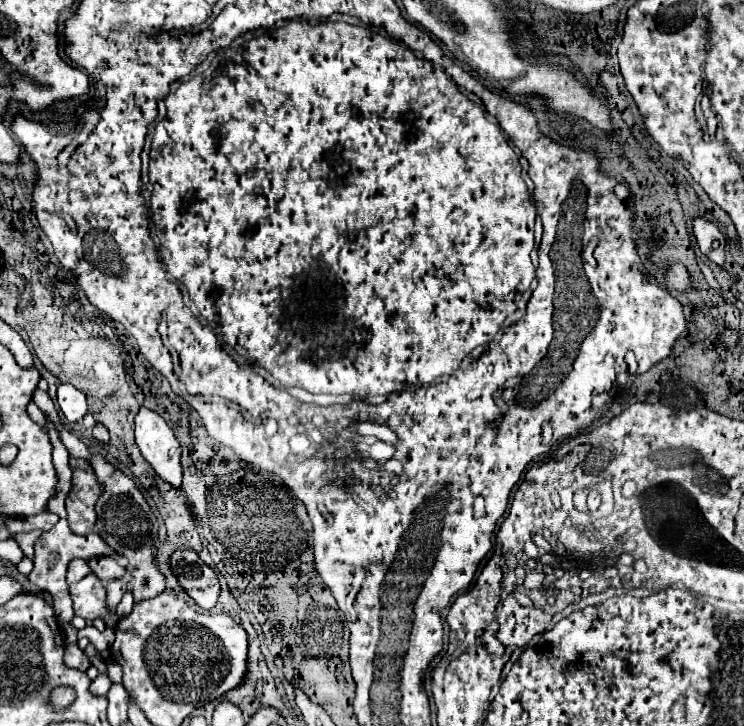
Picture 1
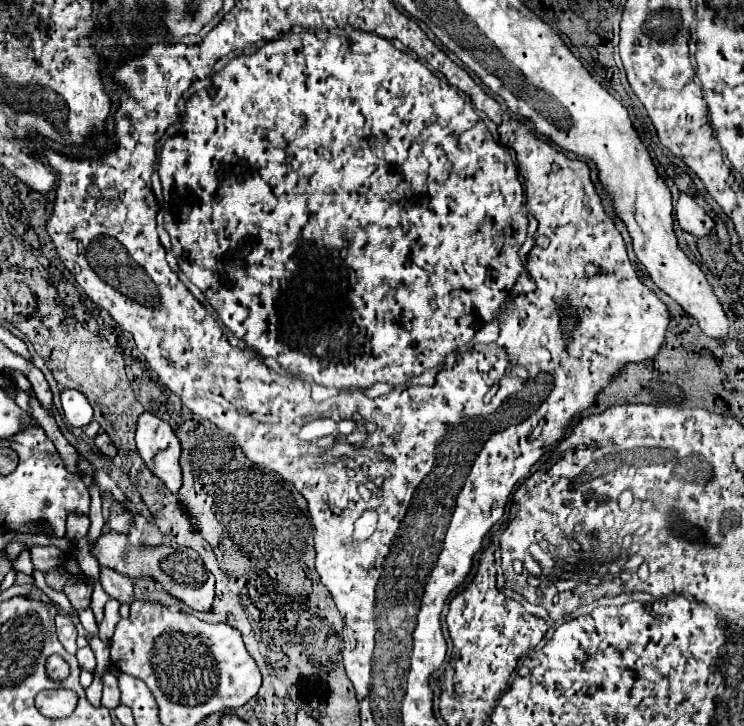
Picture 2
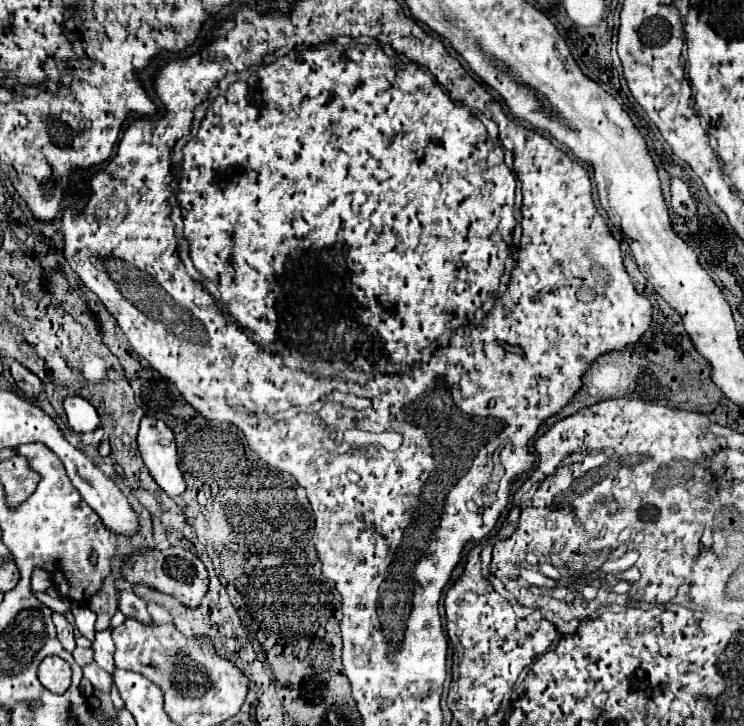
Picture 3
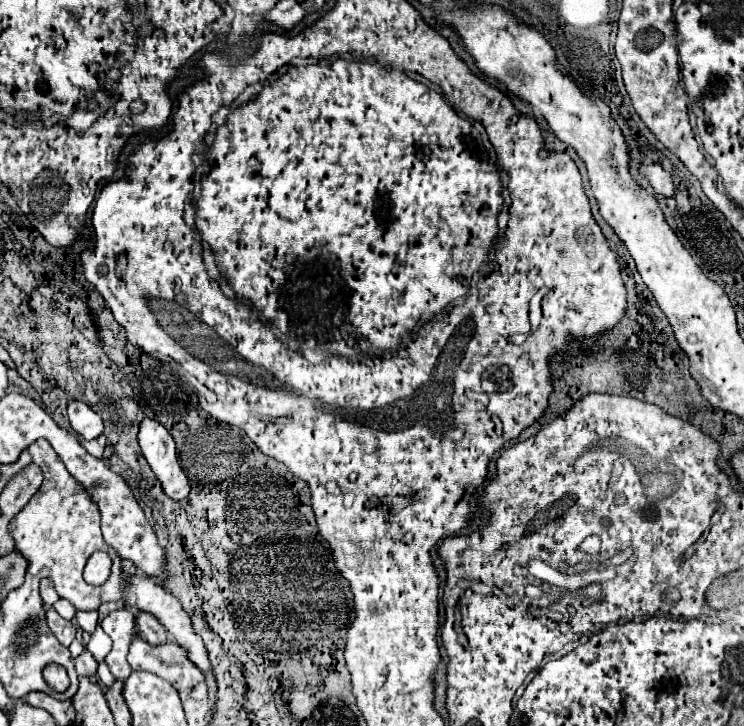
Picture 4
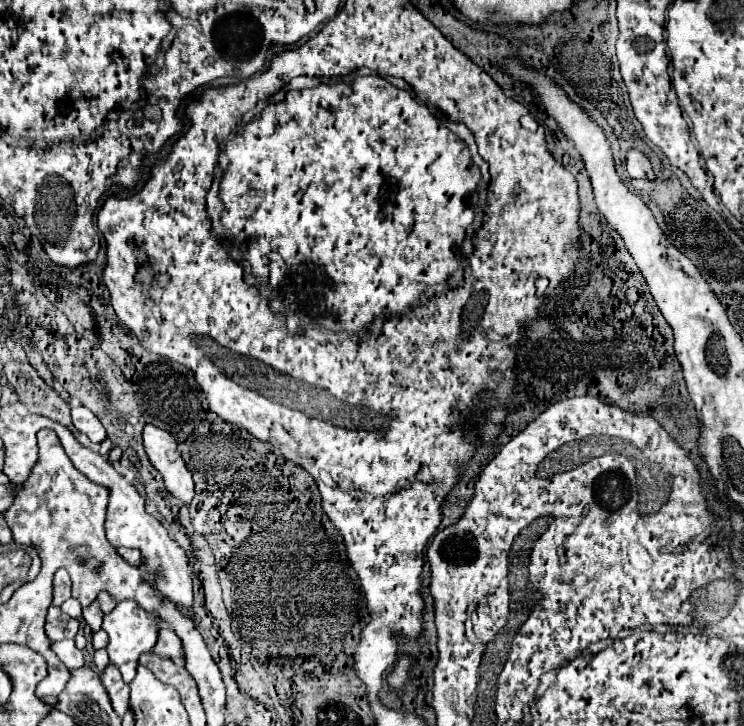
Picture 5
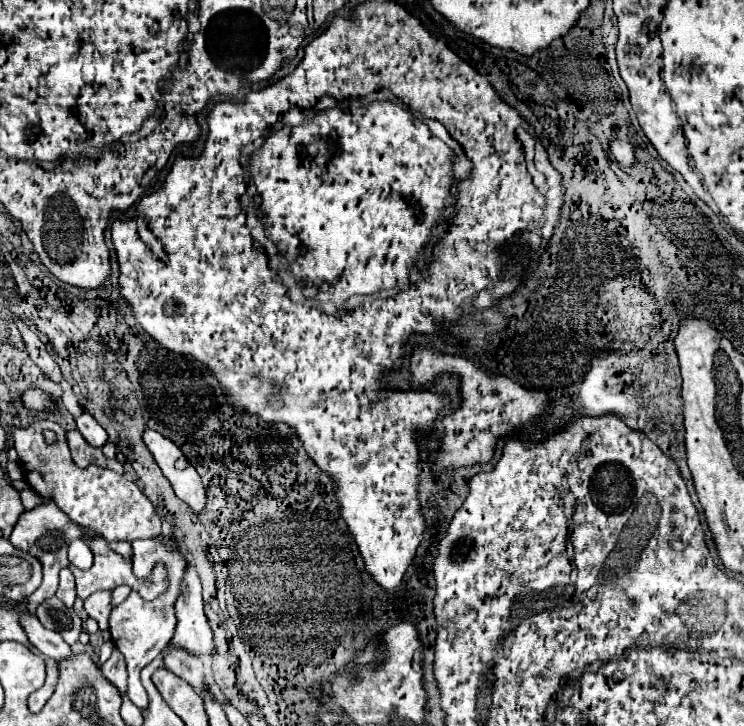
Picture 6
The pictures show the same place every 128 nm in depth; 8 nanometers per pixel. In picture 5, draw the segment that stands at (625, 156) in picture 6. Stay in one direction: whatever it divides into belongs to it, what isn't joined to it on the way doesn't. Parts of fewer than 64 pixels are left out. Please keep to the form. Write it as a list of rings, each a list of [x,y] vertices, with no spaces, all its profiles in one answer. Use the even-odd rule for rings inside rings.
[[[628,150],[624,162],[626,162],[626,170],[628,170],[630,178],[648,178],[648,180],[654,180],[654,170],[652,170],[648,158],[642,152]]]

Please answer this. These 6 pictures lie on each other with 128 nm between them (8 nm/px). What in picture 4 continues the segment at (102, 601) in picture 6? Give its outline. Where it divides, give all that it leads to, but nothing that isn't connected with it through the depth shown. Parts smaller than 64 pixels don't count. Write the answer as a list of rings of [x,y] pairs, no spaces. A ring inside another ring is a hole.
[[[96,610],[78,612],[78,614],[76,614],[76,622],[78,622],[78,626],[80,626],[84,632],[92,634],[92,632],[96,630],[96,626],[98,626],[98,612],[96,612]]]

